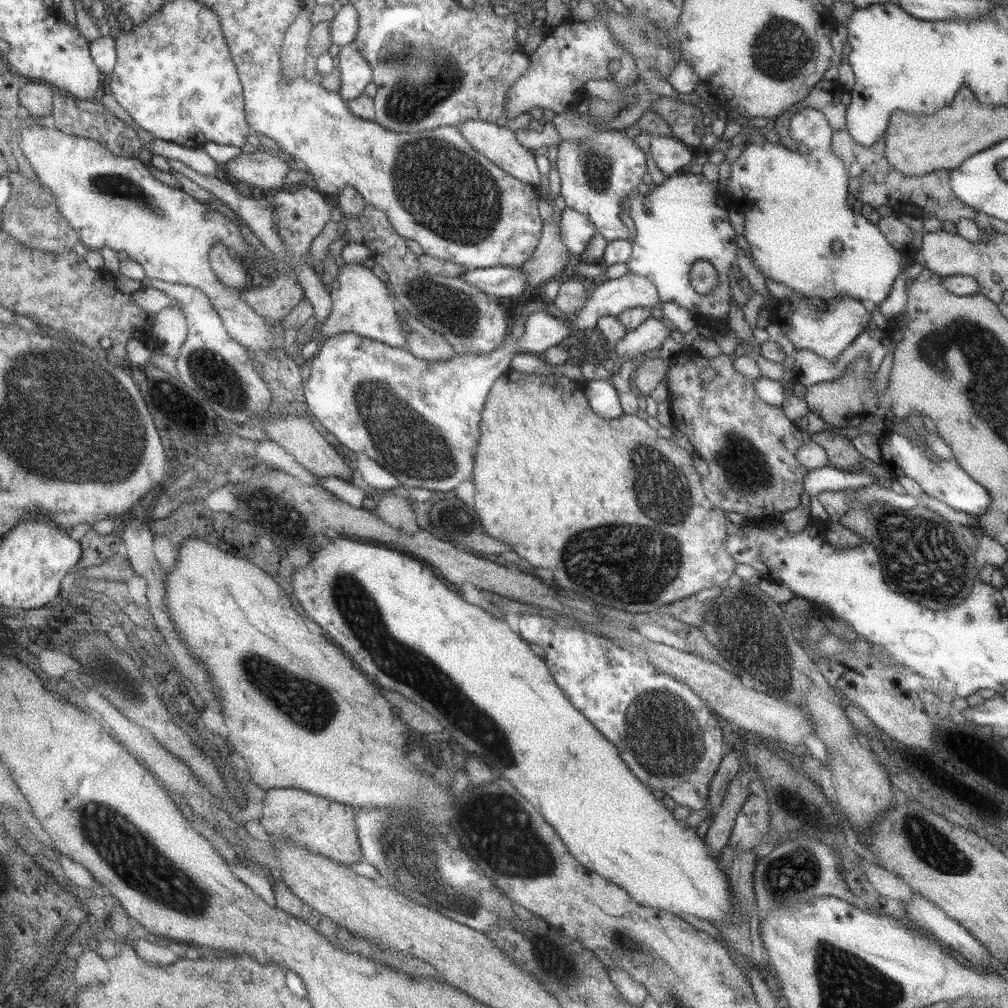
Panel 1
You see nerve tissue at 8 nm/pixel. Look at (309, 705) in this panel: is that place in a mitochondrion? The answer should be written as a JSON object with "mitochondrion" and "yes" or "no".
{"mitochondrion":"yes"}

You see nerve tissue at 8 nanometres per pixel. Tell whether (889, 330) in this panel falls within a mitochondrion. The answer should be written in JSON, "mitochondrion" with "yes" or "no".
{"mitochondrion":"no"}

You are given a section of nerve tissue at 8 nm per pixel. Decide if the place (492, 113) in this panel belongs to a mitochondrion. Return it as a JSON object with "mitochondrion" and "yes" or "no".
{"mitochondrion":"no"}

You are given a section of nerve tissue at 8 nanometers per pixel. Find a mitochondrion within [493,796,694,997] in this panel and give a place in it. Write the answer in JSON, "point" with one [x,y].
{"point":[627,945]}

